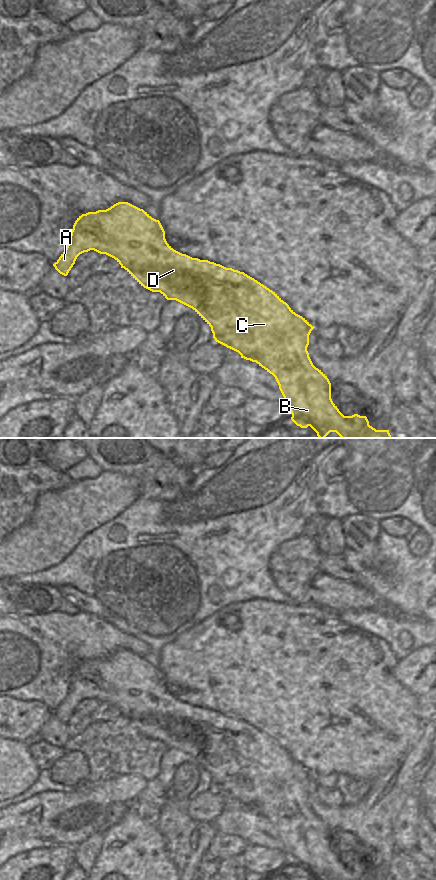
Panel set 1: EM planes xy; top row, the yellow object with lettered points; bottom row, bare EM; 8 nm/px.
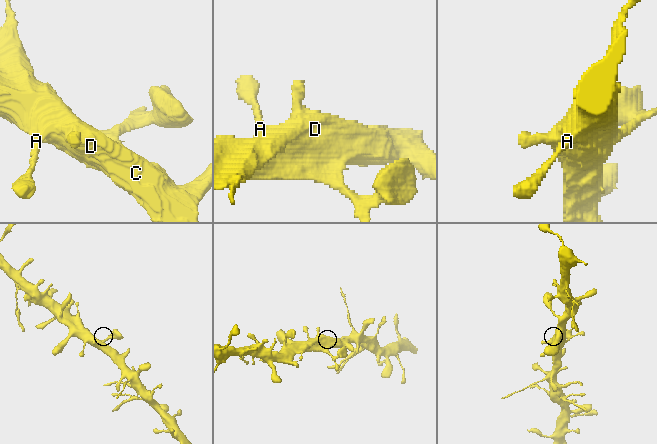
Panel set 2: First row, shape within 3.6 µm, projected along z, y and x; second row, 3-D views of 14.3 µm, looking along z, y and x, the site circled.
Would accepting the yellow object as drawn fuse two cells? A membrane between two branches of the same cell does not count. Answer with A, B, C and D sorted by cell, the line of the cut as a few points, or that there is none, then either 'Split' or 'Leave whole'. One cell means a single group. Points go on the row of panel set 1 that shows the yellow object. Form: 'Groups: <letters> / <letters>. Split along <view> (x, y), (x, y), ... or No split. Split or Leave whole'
Groups: A B C D. No split. Leave whole.

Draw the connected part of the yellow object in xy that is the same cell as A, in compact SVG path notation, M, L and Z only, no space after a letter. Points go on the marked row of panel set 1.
M118 202L106 210L79 216L73 225L65 251L53 266L60 274L67 276L77 257L90 250L114 258L144 288L160 292L167 300L176 300L192 308L211 327L216 342L238 352L241 358L256 362L272 374L285 399L285 405L292 414L291 420L297 426L310 426L319 438L325 438L330 432L336 432L341 438L391 438L389 430L376 430L370 426L366 416L344 416L339 411L331 399L329 379L313 365L307 351L309 335L315 327L296 314L275 292L254 278L244 272L208 260L192 258L174 250L165 239L160 221L128 202Z

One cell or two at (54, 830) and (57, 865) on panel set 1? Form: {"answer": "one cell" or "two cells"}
{"answer": "two cells"}

